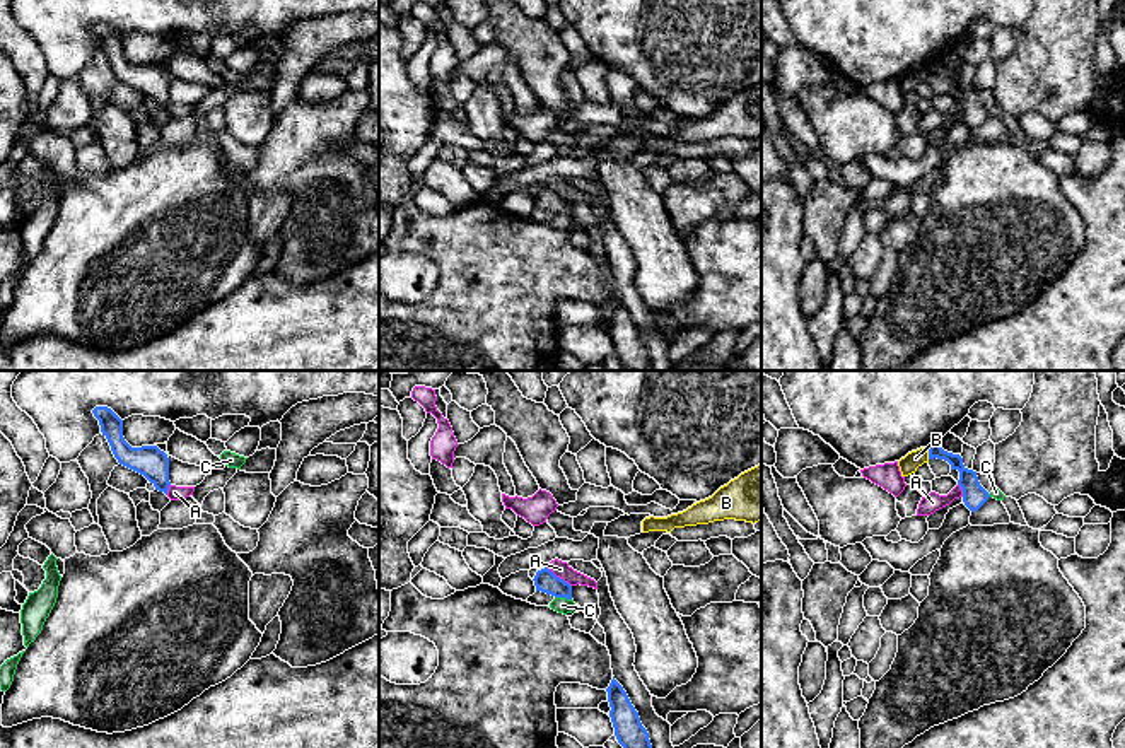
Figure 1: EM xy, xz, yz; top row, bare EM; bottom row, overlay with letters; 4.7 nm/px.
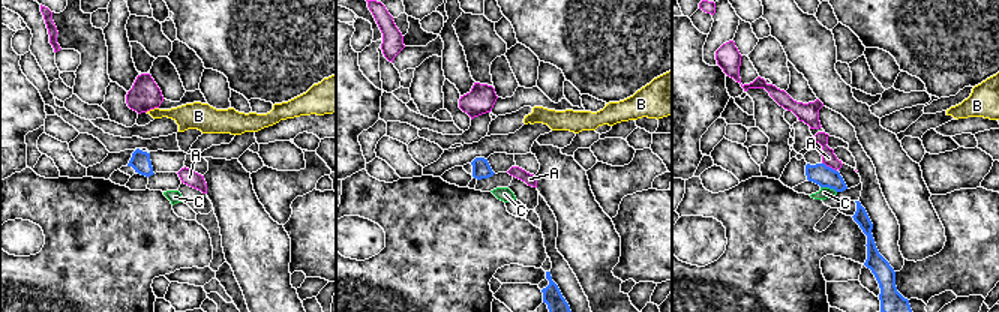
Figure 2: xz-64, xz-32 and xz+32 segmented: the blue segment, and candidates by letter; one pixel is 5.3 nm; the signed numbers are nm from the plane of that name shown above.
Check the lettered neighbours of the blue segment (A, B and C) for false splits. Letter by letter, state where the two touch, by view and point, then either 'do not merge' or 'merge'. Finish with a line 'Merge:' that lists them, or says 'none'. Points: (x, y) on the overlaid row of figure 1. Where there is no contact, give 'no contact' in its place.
A: meets blue in xz at (559, 578); do not merge
B: meets blue in yz at (929, 453); do not merge
C: meets blue in xz at (564, 596); do not merge
Merge: none

